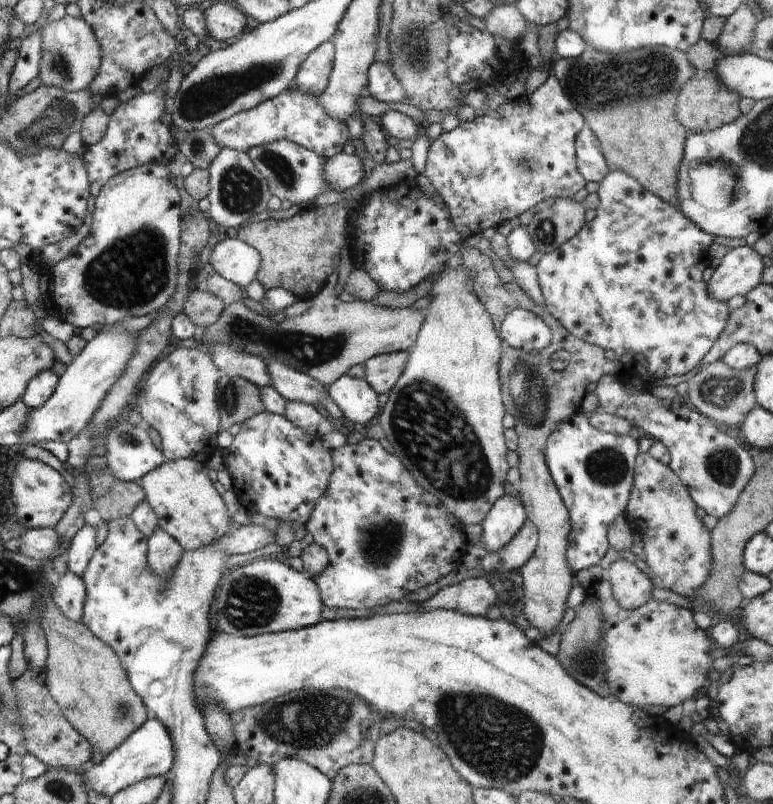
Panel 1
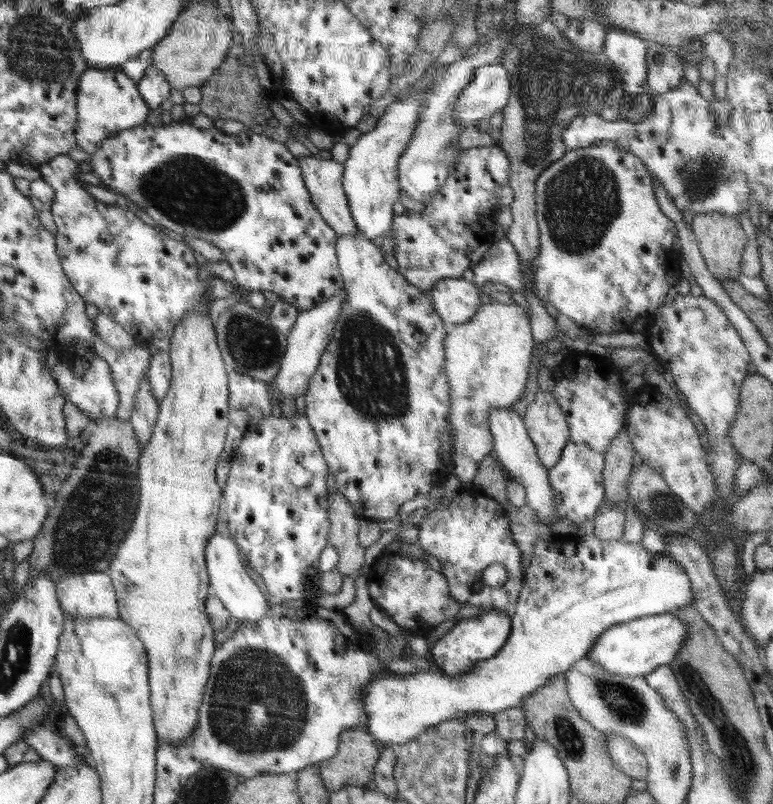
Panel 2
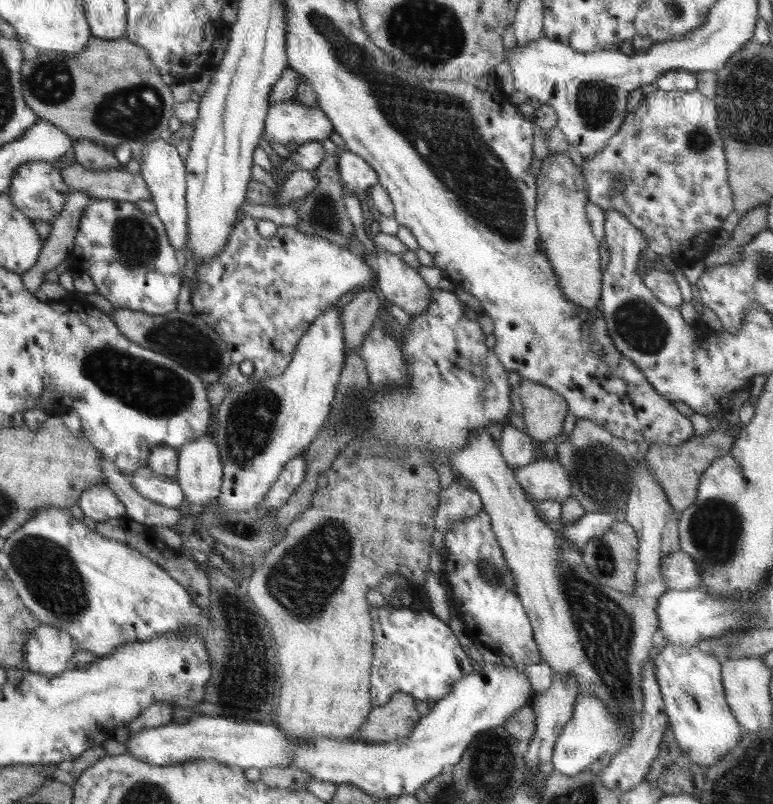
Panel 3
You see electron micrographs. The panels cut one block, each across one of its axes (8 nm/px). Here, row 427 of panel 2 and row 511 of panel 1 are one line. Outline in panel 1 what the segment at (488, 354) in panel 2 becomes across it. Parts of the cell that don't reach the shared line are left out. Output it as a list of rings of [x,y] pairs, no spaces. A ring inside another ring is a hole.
[[[464,266],[443,270],[434,276],[430,295],[432,302],[424,310],[422,326],[415,343],[408,350],[402,376],[389,392],[385,407],[380,410],[379,424],[392,444],[394,455],[426,492],[438,500],[464,525],[479,525],[504,493],[509,471],[503,435],[502,418],[506,414],[499,380],[501,339],[486,308],[474,296],[473,278]]]

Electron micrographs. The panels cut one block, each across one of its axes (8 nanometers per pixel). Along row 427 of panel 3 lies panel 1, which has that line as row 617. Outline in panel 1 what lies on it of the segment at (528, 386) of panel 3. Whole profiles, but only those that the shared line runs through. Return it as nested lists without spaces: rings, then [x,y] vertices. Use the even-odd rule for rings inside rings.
[[[482,254],[476,256],[472,286],[474,296],[490,314],[497,333],[500,332],[506,314],[514,309],[526,309],[537,314],[552,330],[550,344],[538,354],[518,350],[501,339],[502,354],[499,364],[504,408],[508,414],[514,416],[513,428],[519,436],[517,469],[521,477],[518,496],[526,508],[527,518],[535,524],[539,538],[534,554],[520,571],[523,576],[521,587],[523,616],[528,619],[530,626],[539,630],[542,636],[548,637],[557,632],[556,628],[567,609],[566,598],[576,582],[574,572],[565,555],[571,529],[570,512],[562,502],[560,493],[550,476],[544,454],[546,443],[550,432],[554,432],[558,424],[562,424],[563,420],[569,419],[573,413],[580,411],[582,398],[586,396],[590,383],[597,383],[602,376],[608,374],[617,375],[624,367],[617,359],[606,359],[603,348],[572,336],[548,312],[546,306],[534,304],[532,298],[518,286],[518,283],[512,281],[503,284],[488,256],[487,258]]]

